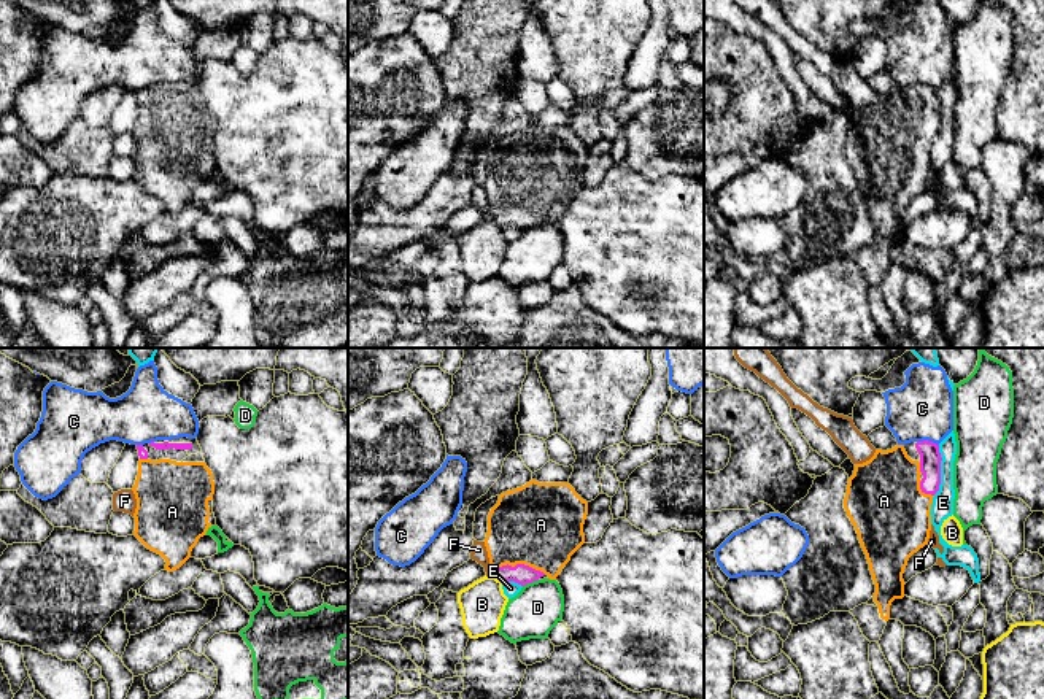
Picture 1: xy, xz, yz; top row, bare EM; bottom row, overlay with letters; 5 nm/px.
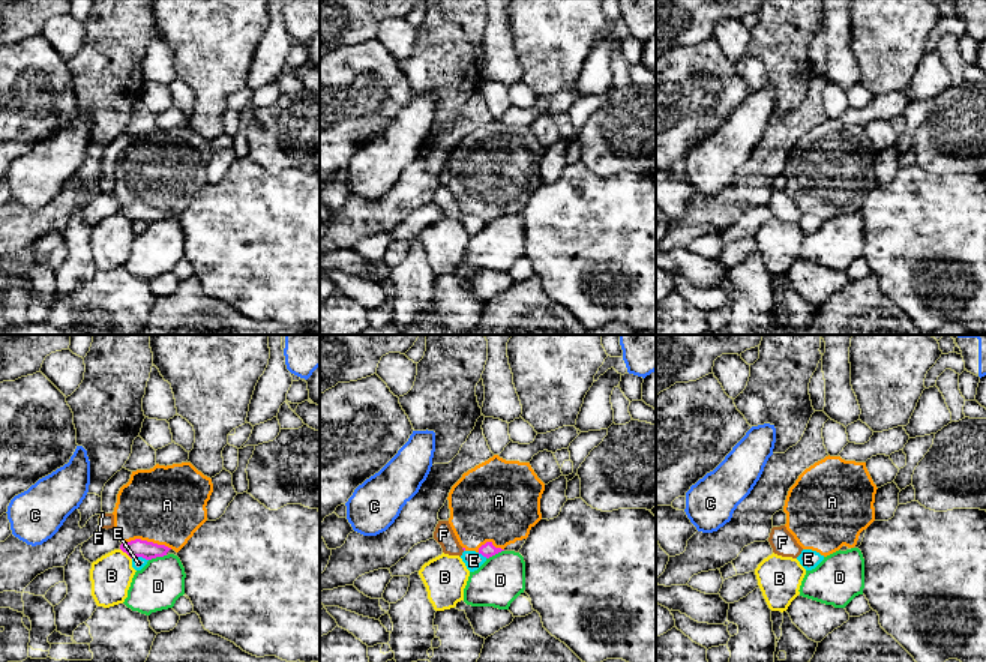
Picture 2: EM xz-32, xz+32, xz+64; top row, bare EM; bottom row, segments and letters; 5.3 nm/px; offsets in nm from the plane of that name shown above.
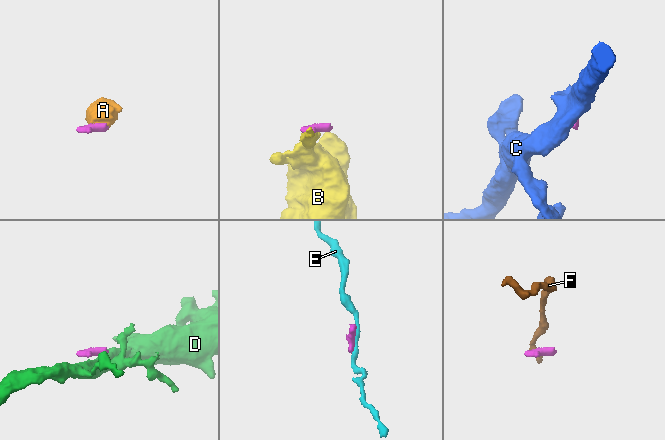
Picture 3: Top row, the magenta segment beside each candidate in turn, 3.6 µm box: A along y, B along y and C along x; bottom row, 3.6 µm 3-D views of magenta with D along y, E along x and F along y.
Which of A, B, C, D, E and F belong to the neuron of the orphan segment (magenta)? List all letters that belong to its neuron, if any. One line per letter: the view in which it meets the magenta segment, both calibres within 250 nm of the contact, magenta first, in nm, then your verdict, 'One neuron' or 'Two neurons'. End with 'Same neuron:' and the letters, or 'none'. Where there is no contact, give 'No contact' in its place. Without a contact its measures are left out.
A: Touches magenta in xz. Thickness 100 nm (magenta) against 440 nm. One neuron
B: Touches magenta in xz. Thickness 100 nm (magenta) against 220 nm. Two neurons
C: Touches magenta in yz. Thickness 110 nm (magenta) against 320 nm. Two neurons
D: Touches magenta in xz. Thickness 100 nm (magenta) against 240 nm. Two neurons
E: Touches magenta in yz. Thickness 110 nm (magenta) against 110 nm. Two neurons
F: Touches magenta in xz. Thickness 100 nm (magenta) against 80 nm. Two neurons
Same neuron: A

